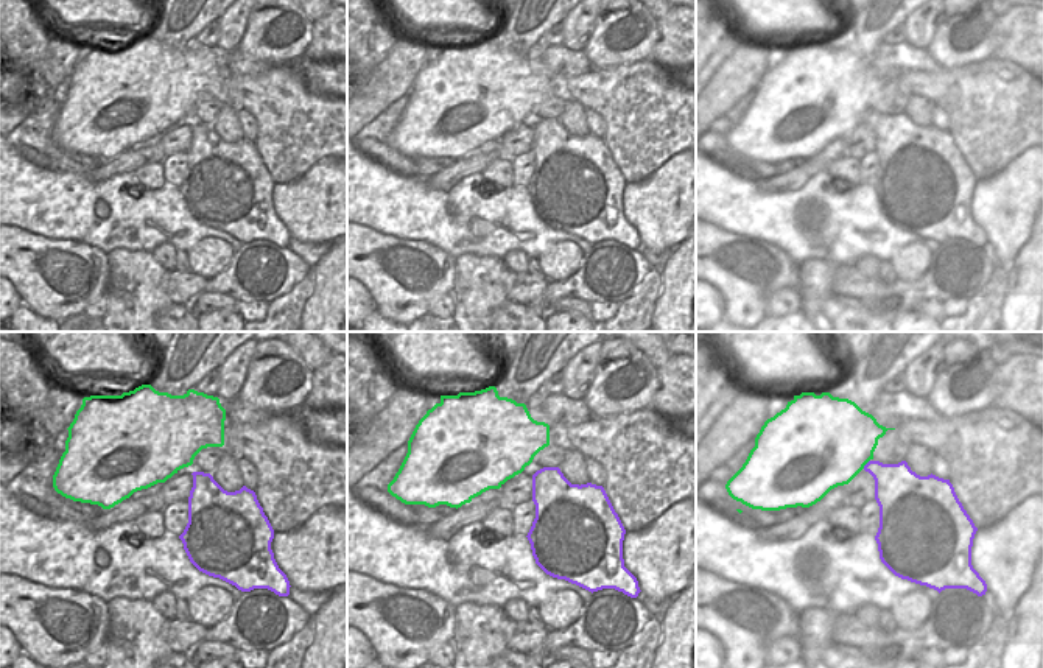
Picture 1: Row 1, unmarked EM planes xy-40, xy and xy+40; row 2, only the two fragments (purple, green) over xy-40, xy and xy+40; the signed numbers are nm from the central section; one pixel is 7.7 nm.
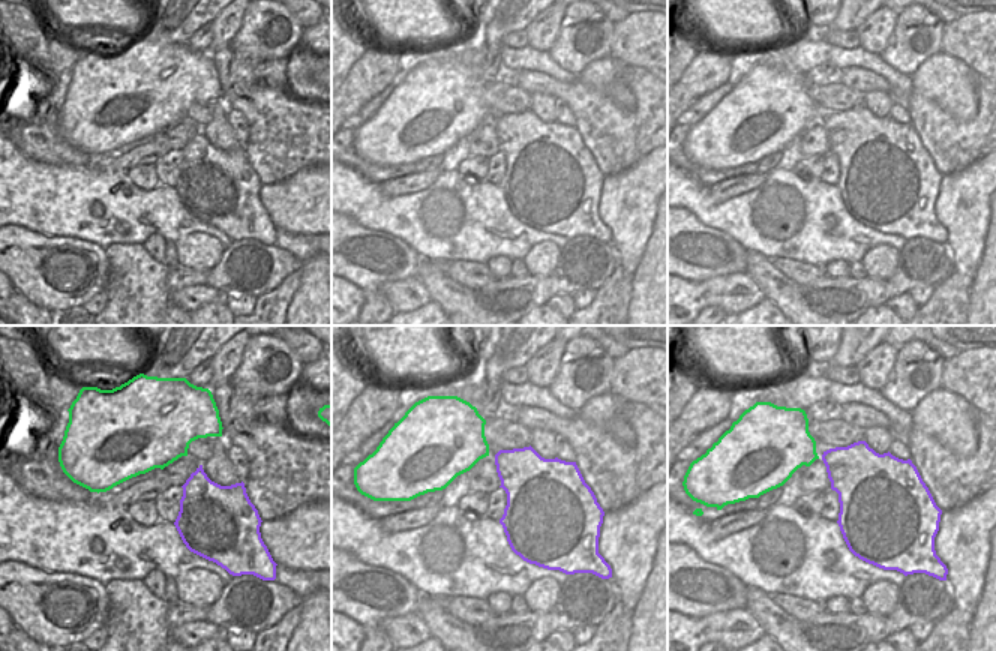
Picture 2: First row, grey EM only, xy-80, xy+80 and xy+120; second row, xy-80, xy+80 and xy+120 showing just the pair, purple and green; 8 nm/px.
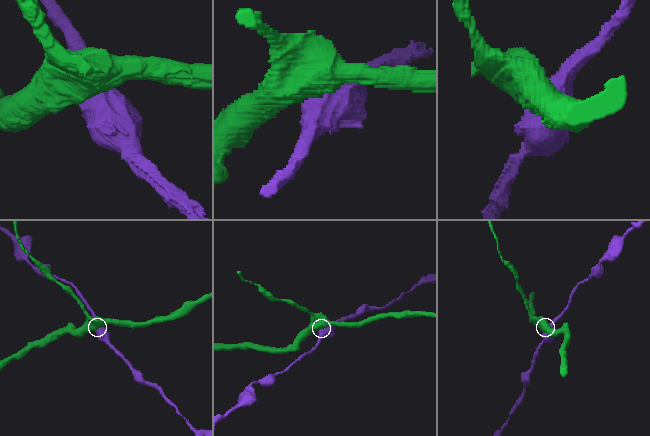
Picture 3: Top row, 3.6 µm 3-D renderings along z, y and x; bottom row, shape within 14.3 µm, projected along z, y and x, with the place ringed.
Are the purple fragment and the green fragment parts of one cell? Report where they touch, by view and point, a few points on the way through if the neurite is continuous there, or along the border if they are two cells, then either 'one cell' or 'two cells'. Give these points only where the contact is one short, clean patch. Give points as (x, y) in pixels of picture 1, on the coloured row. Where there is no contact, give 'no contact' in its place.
meets purple in xy+40 at (866, 464); border along xy+40 (869, 460), (863, 467); two cells

